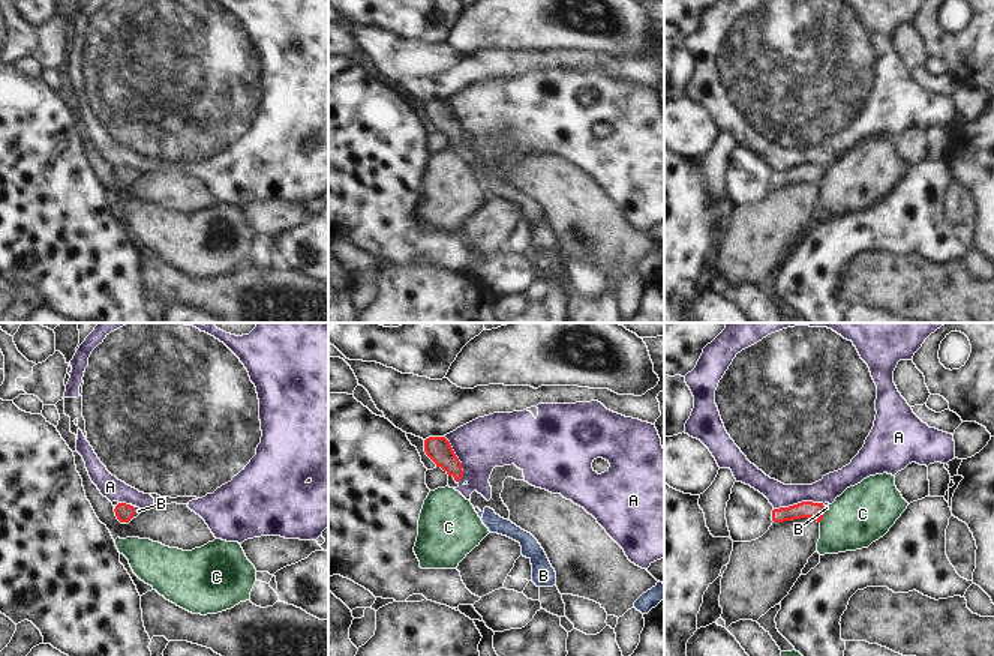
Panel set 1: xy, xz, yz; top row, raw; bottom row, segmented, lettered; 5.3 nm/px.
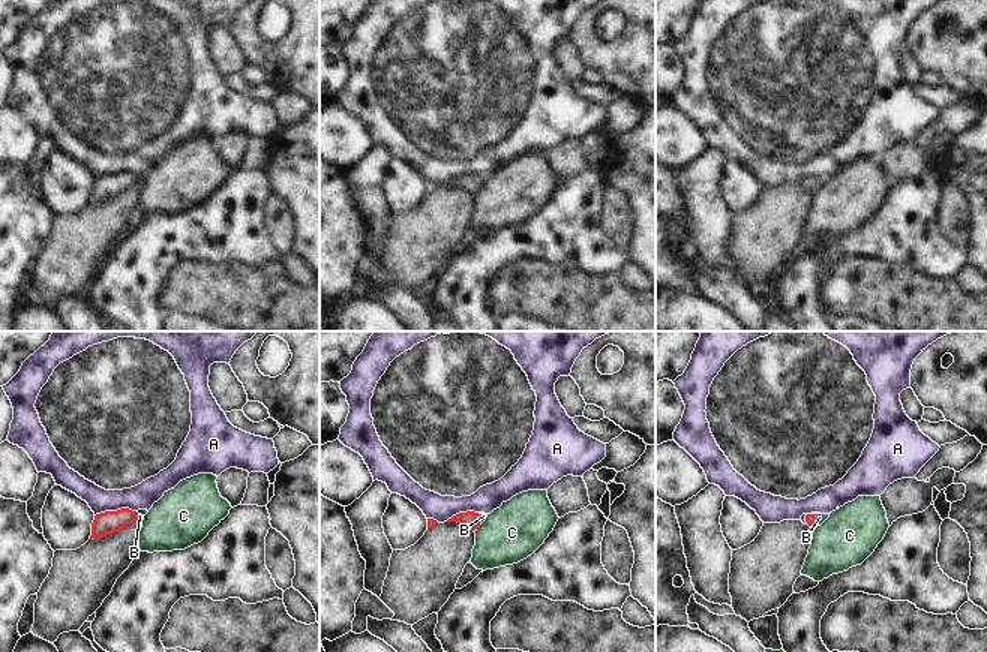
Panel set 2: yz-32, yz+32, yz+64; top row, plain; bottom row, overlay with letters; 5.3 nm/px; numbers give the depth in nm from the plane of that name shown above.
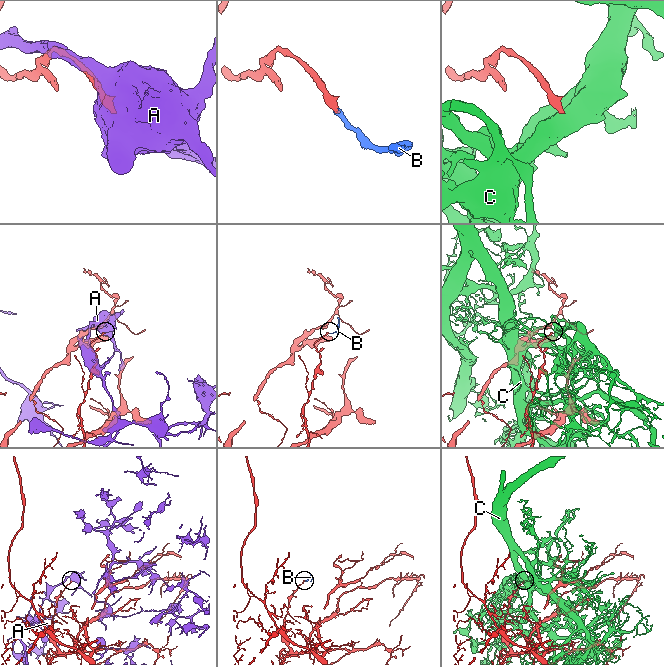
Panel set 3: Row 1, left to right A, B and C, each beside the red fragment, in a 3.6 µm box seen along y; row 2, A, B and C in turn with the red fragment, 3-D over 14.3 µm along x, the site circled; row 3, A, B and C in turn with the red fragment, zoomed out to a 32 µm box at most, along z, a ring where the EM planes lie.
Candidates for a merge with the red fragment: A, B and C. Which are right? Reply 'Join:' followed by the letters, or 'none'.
Join: B

